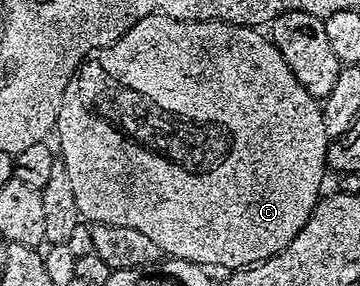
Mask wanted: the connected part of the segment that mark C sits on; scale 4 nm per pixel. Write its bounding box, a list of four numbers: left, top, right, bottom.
[56,16,328,270]

